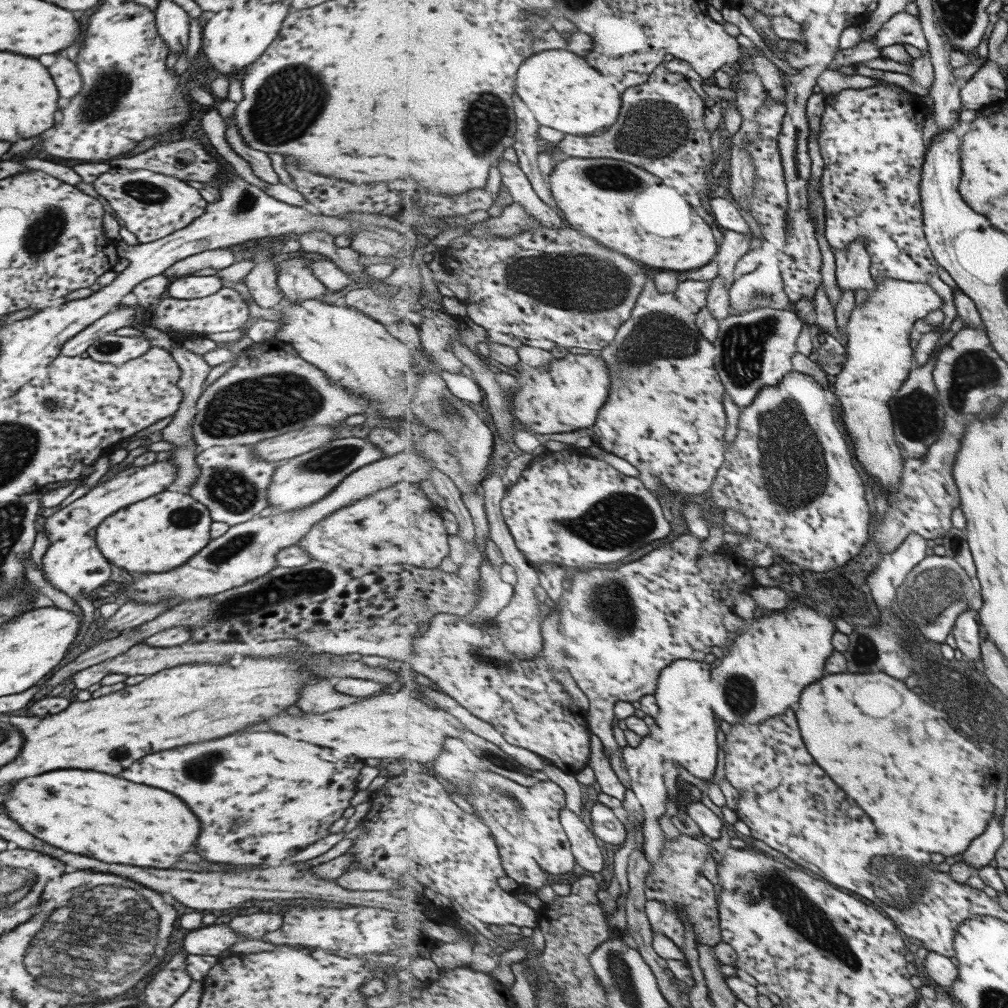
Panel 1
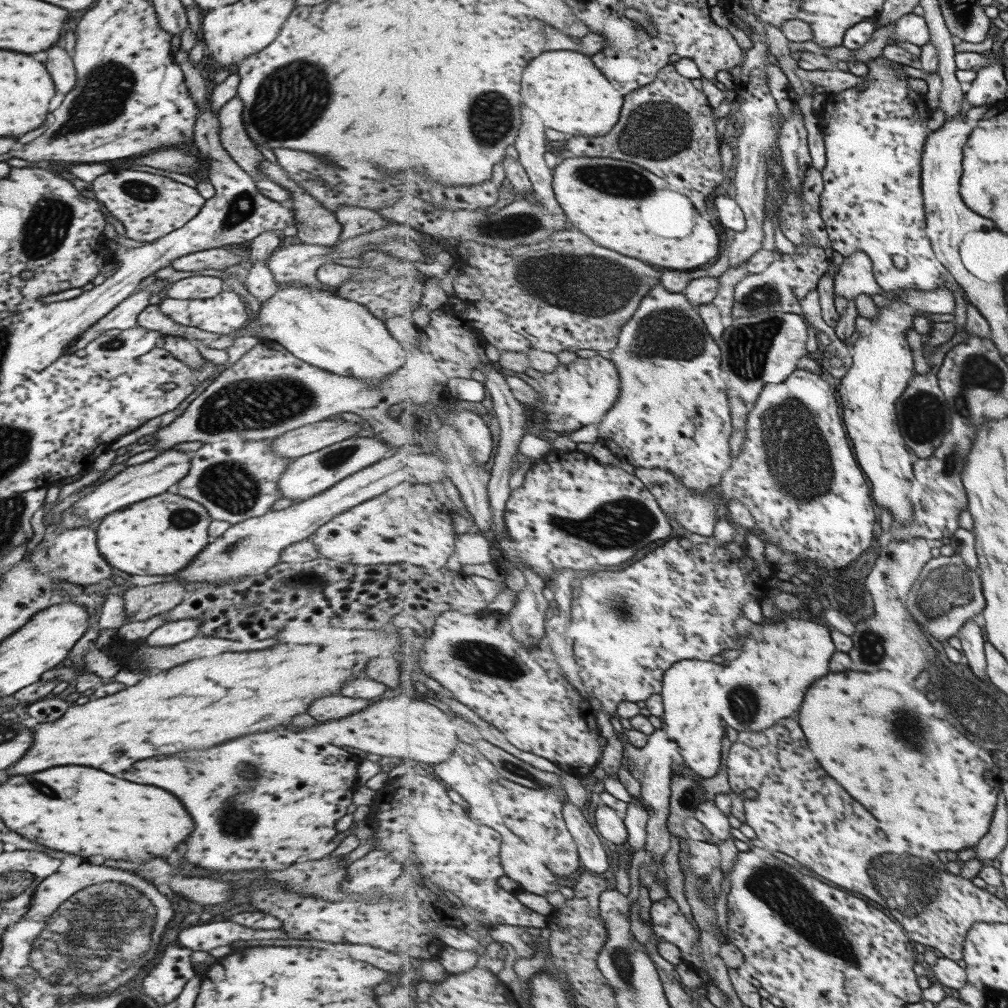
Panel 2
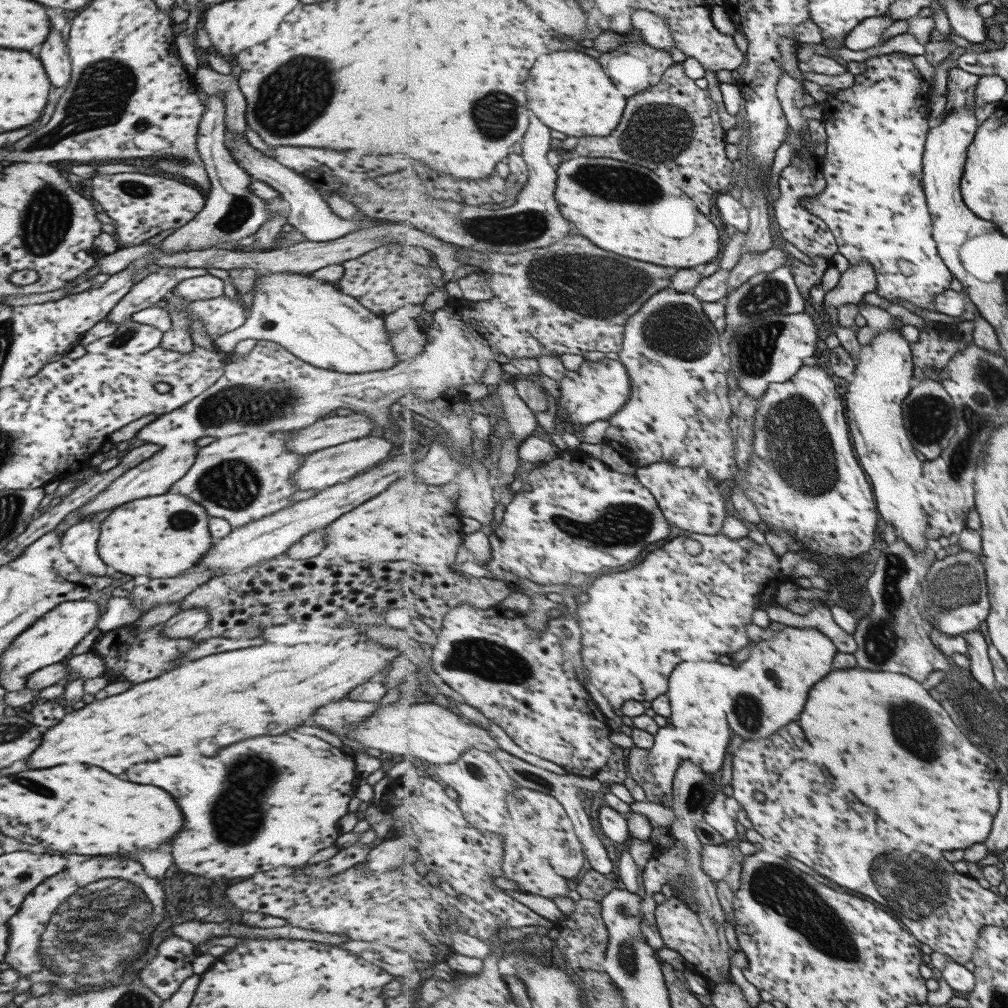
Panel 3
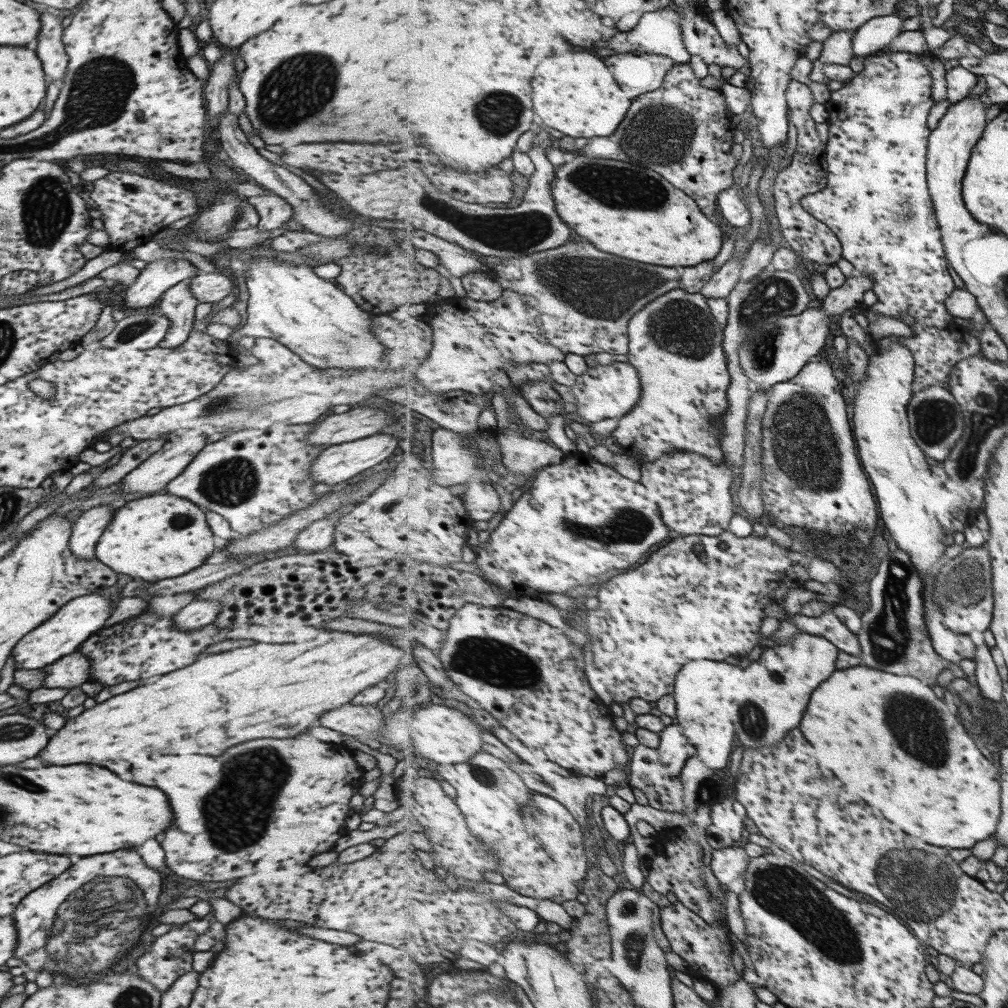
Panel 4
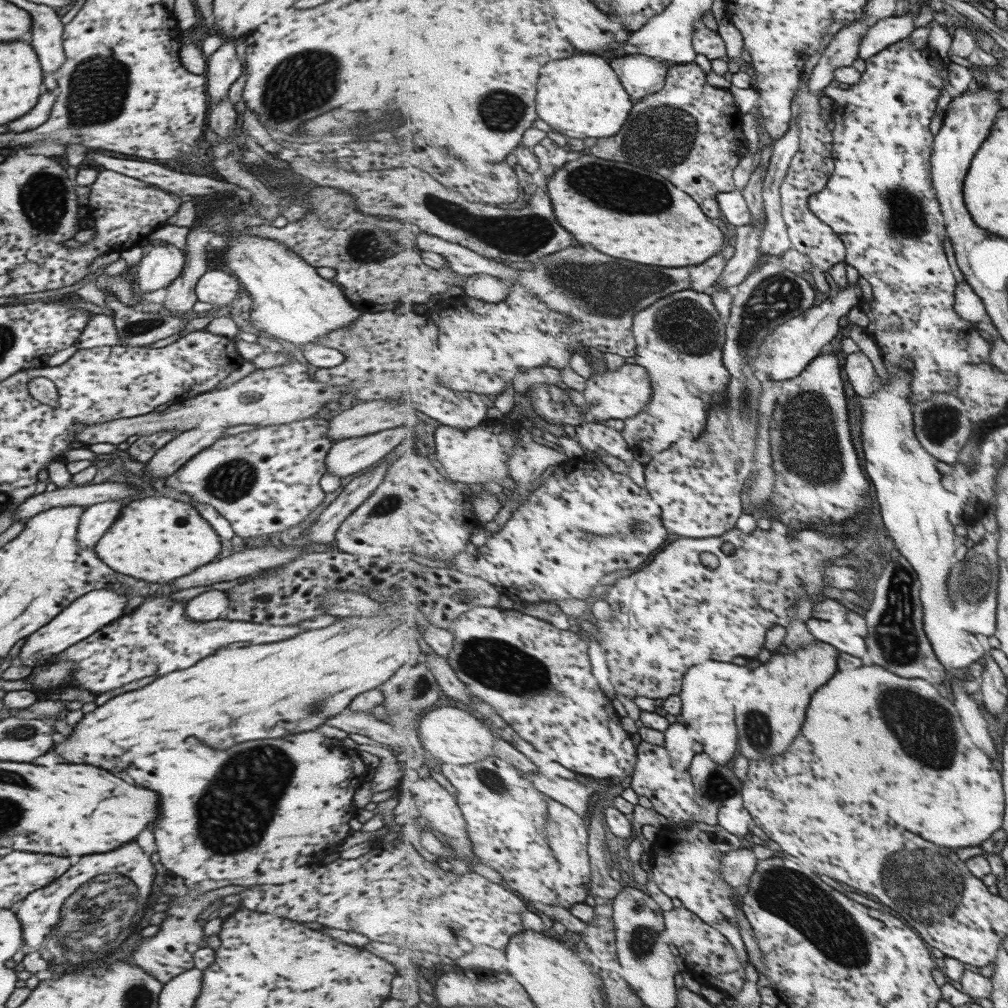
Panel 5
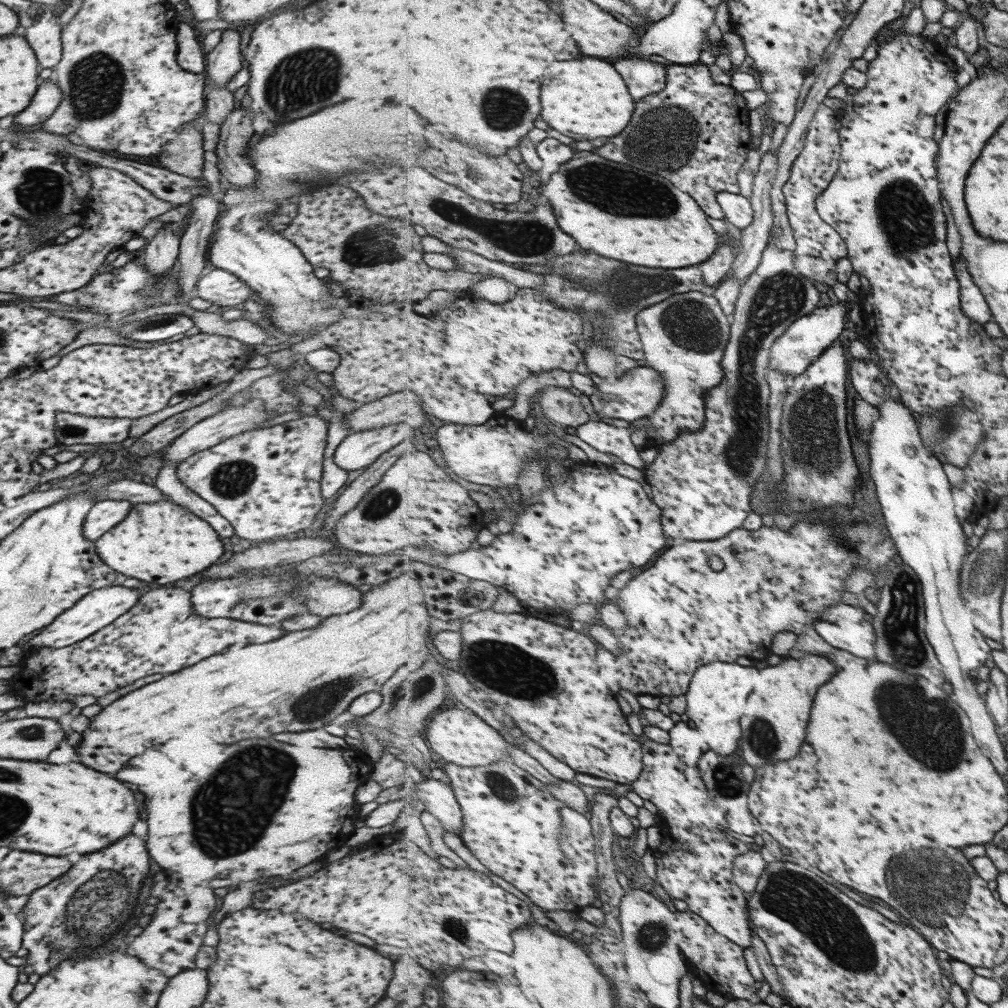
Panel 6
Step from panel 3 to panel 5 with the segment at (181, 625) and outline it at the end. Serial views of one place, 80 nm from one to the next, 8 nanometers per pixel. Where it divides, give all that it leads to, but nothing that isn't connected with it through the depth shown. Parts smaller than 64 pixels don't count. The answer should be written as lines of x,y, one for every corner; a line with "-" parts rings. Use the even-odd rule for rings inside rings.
205,590
185,603
184,613
194,621
208,621
219,618
228,607
225,591

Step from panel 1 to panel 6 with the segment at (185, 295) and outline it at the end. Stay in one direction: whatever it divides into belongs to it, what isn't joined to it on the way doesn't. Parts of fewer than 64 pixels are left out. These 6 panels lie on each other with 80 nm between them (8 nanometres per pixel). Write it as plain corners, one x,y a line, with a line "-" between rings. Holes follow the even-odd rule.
217,267
199,277
193,290
194,296
207,300
213,307
231,308
256,297
242,280

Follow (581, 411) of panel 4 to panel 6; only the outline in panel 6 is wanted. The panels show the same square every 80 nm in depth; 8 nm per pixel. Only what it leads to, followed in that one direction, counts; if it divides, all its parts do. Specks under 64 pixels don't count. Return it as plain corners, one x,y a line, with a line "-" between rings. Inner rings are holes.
642,364
633,369
627,370
620,378
615,380
601,379
597,385
597,395
604,401
603,408
597,413
613,419
628,420
634,423
643,417
650,417
653,412
657,412
659,405
664,399
664,384
661,374
651,367

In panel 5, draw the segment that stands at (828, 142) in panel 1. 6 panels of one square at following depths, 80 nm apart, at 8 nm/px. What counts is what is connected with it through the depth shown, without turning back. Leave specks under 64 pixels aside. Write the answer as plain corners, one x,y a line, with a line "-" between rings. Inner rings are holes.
903,39
889,45
885,50
868,58
866,61
868,69
862,73
859,84
853,84
843,89
839,88
838,83
834,81
824,90
826,96
841,106
839,114
843,115
835,116
835,120
837,118
841,118
841,120
837,120
839,128
833,130
834,153
831,160
835,163
835,172
831,175
828,185
820,193
814,194
810,198
809,206
825,224
831,226
841,237
847,249
845,261
853,266
872,286
874,299
867,302
867,306
865,306
866,316
870,320
870,324
866,328
866,333
873,337
877,347
881,350
881,356
884,358
888,373
899,373
902,367
900,365
902,364
902,360
906,360
906,358
913,360
912,364
914,364
915,368
911,370
911,375
914,377
911,378
910,402
915,405
925,402
928,398
934,398
934,394
938,394
938,392
956,394
959,384
961,384
959,382
959,372
966,365
973,364
974,362
993,363
991,358
992,344
987,342
985,338
980,339
979,334
976,333
979,332
979,328
977,328
975,323
964,320
959,316
958,312
955,312
958,283
955,280
955,276
953,276
953,270
951,270
951,264
949,264
947,252
945,252
945,238
948,236
946,218
944,217
942,204
939,202
938,192
936,191
933,180
932,156
934,156
934,138
936,136
933,135
931,128
929,128
931,126
930,118
935,116
939,98
941,98
941,90
943,90
944,86
946,89
949,89
948,77
947,85
945,84
945,80
941,78
941,68
945,67
949,70
949,64
944,64
943,58
929,48
915,48
915,45
912,45
911,39

